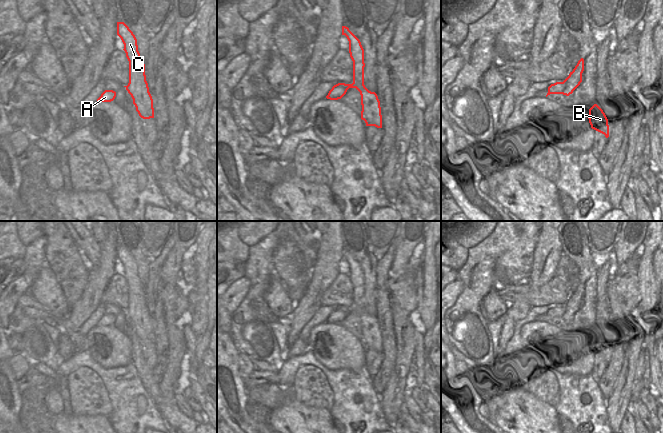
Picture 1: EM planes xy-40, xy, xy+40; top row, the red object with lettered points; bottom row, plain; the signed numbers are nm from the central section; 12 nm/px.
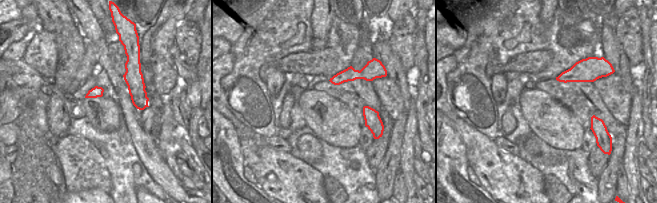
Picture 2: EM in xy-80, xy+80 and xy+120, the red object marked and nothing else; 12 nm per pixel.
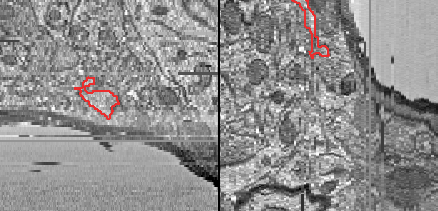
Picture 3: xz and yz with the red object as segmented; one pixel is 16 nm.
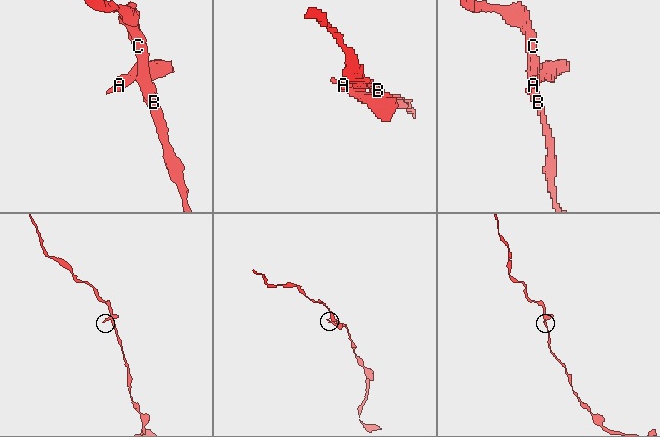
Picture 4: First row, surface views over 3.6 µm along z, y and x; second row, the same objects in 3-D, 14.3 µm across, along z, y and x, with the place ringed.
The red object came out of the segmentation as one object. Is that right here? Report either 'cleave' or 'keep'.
keep

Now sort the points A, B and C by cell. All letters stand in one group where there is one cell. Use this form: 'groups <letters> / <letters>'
groups A B C

